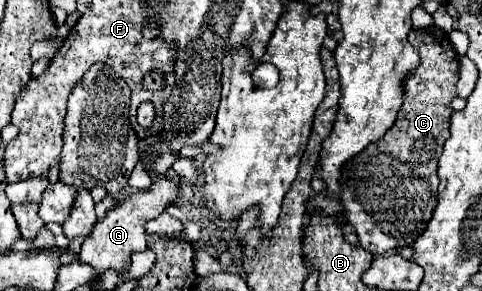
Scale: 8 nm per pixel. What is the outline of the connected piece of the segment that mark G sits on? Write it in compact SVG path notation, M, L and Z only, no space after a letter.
M158 177L152 181L152 185L144 191L130 193L128 197L114 203L110 211L106 211L106 217L94 225L90 241L82 243L80 261L90 263L96 267L98 275L106 269L118 269L124 271L130 263L130 255L138 251L146 251L146 223L156 219L168 205L176 203L182 197L182 189L178 181L172 181L170 177Z

